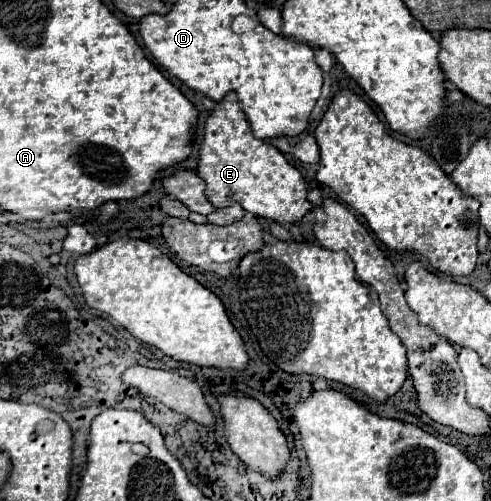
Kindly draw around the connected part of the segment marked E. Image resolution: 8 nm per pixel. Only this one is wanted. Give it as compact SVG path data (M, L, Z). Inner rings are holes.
M235 91L227 93L205 121L197 173L207 183L205 195L215 207L237 201L247 213L281 225L299 221L311 209L311 203L307 201L307 185L301 173L285 161L277 147L269 141L253 137L251 125L239 107Z

